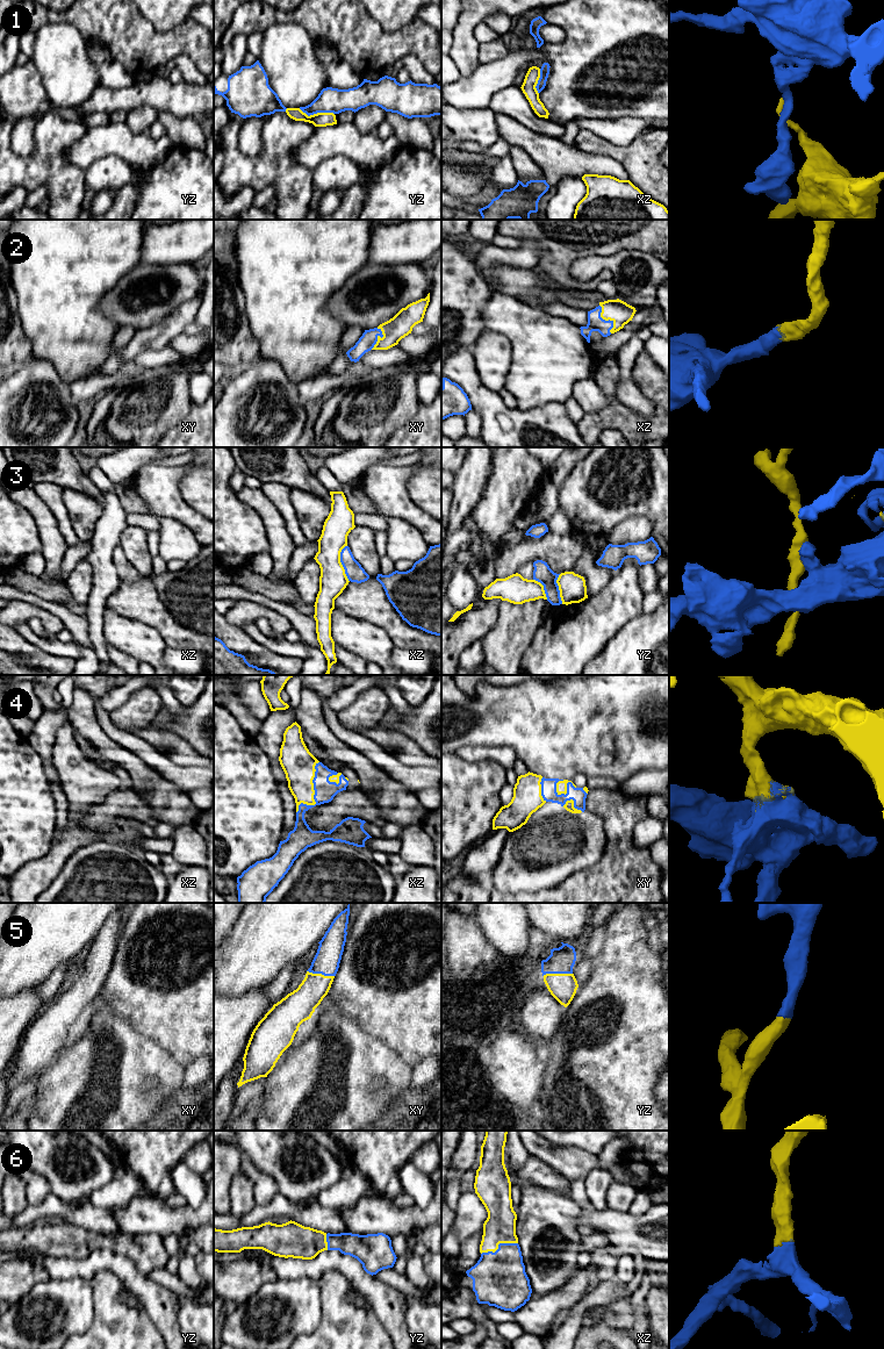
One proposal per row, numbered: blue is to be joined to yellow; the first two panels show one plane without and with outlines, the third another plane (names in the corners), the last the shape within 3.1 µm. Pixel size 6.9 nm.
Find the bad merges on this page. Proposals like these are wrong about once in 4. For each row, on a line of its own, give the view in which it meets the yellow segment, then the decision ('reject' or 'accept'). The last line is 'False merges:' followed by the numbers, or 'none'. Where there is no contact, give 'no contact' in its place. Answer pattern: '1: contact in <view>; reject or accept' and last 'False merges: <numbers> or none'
1: contact in yz; reject
2: contact in xz; accept
3: contact in xz; reject
4: contact in xz; accept
5: contact in yz; accept
6: contact in xz; accept
False merges: 1, 3

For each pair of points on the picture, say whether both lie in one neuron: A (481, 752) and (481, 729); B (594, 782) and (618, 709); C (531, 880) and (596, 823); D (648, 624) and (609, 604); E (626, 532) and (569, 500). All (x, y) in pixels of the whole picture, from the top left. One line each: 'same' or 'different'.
A: different
B: different
C: same
D: different
E: different

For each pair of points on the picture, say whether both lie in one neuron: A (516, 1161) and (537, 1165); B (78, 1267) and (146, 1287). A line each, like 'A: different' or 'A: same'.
A: different
B: same

